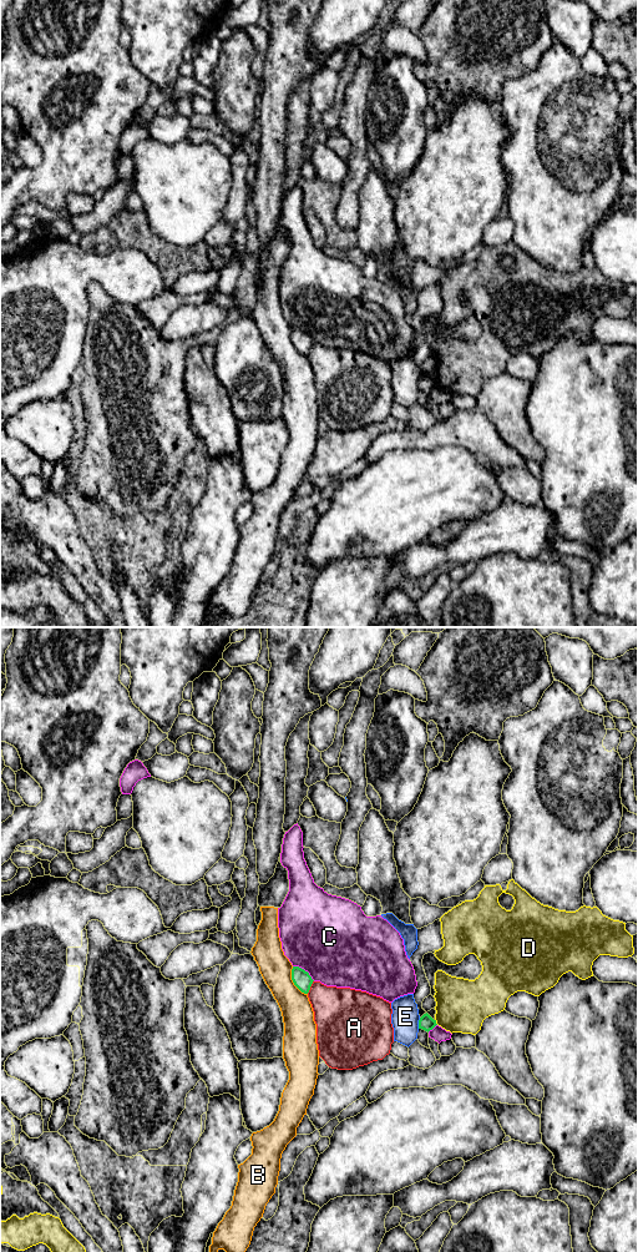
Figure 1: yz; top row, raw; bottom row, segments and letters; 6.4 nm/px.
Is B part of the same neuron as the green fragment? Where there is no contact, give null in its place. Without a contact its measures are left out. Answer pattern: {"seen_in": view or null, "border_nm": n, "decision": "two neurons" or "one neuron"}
{"seen_in": "yz", "border_nm": 200, "decision": "two neurons"}

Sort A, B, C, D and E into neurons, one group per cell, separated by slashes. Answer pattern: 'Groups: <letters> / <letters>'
Groups: A / B / C / D / E

